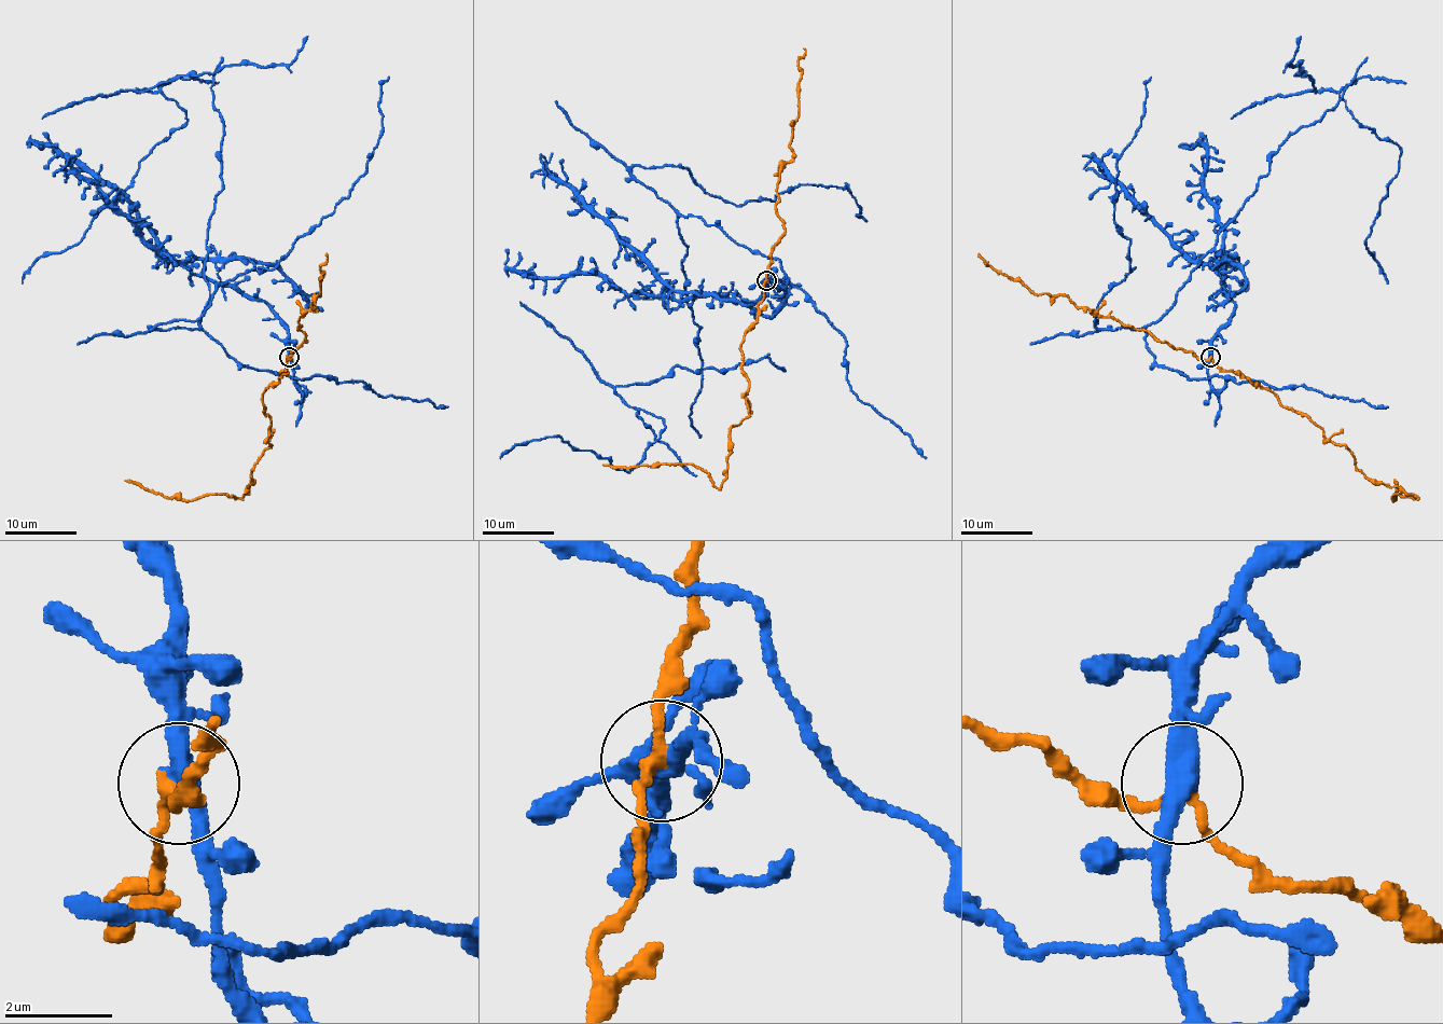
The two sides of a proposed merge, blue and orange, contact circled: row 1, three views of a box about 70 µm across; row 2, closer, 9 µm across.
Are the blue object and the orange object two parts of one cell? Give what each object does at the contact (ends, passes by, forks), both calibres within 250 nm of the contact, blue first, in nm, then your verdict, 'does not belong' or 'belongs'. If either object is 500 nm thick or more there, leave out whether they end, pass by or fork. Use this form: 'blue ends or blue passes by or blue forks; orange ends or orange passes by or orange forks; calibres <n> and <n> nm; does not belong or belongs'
blue passes by; orange passes by; calibres 420 and 200 nm; does not belong

